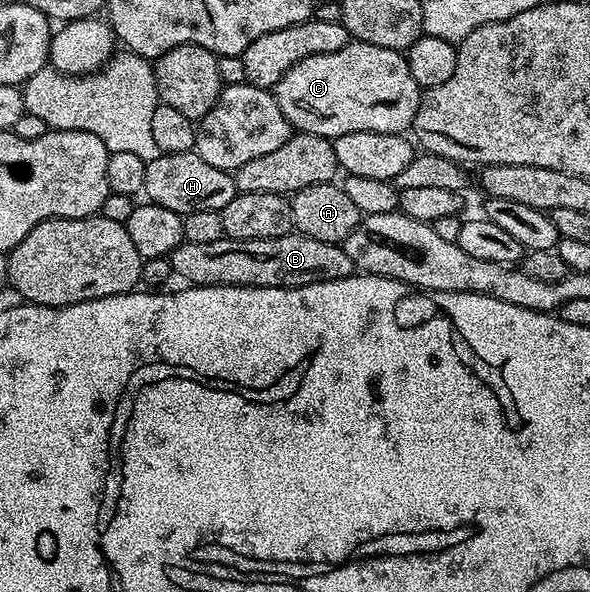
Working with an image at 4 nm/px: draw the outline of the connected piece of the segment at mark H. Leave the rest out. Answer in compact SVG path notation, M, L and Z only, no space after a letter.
M196 150L184 151L183 153L163 153L159 157L148 160L145 165L145 190L144 198L155 205L163 205L163 209L171 209L182 217L200 211L221 212L239 194L236 178L230 172L223 169L215 169L203 157L197 155Z

